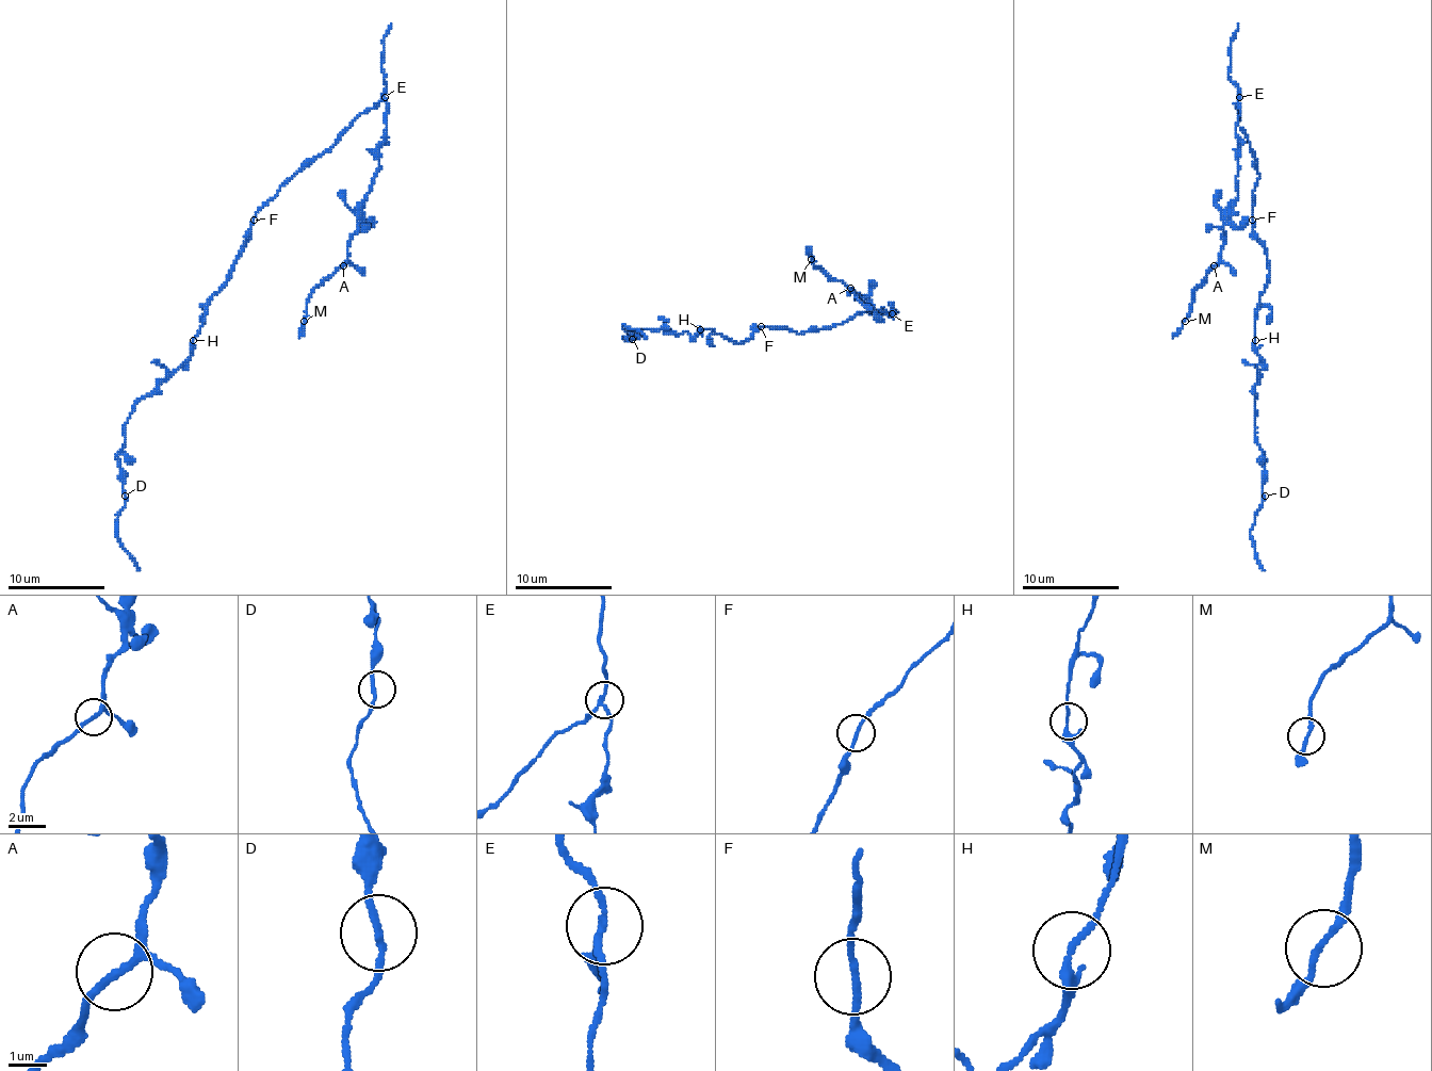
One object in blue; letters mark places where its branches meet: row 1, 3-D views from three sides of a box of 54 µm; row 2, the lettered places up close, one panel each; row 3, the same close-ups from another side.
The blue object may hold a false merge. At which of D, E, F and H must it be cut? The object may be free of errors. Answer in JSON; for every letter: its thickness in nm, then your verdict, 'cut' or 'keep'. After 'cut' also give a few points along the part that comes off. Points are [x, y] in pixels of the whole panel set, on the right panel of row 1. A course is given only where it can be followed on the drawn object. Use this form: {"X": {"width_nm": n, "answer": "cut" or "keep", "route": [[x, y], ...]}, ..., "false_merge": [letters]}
{"D": {"width_nm": 180, "answer": "keep"}, "E": {"width_nm": 150, "answer": "cut", "route": [[1240, 96], [1235, 138], [1238, 200], [1223, 224], [1221, 258], [1194, 290], [1189, 317], [1172, 338]]}, "F": {"width_nm": 170, "answer": "keep"}, "H": {"width_nm": 160, "answer": "keep"}, "false_merge": ["E"]}

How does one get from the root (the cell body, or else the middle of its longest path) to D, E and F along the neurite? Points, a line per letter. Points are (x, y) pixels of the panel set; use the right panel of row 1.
D: (1252, 205), (1252, 231), (1269, 265), (1255, 317), (1255, 353), (1262, 360), (1255, 442), (1265, 456), (1265, 496)
E: (1252, 205), (1252, 191), (1259, 174), (1248, 134), (1238, 125), (1240, 96)
F: (1252, 205), (1252, 220)

